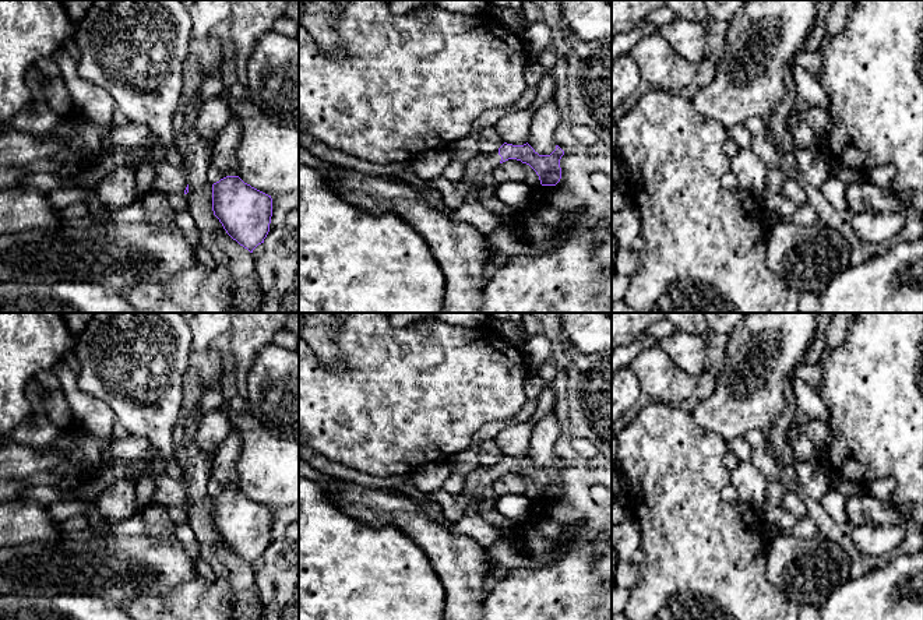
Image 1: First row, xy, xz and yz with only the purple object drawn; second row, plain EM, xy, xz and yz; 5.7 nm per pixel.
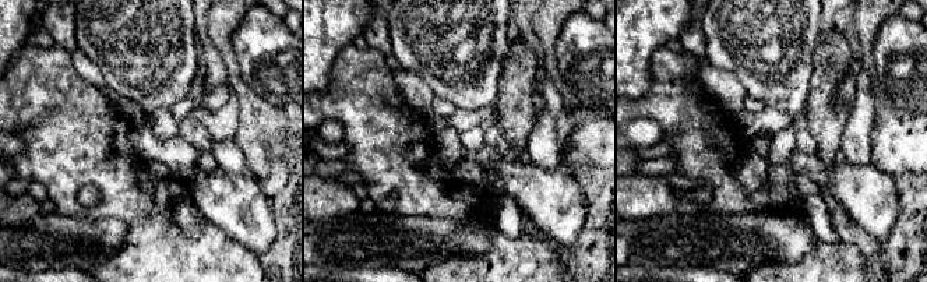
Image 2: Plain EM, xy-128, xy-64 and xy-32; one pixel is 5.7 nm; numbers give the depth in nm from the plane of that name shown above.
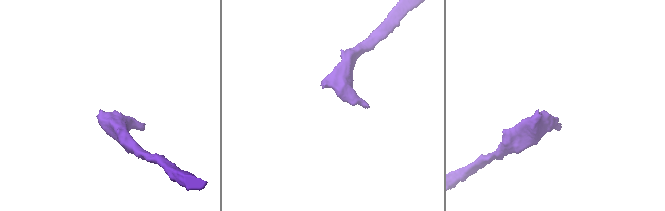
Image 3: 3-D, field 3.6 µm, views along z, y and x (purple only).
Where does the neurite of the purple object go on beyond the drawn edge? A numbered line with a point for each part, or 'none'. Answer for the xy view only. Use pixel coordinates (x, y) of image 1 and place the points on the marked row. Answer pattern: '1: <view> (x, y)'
1: xy (168, 179)

